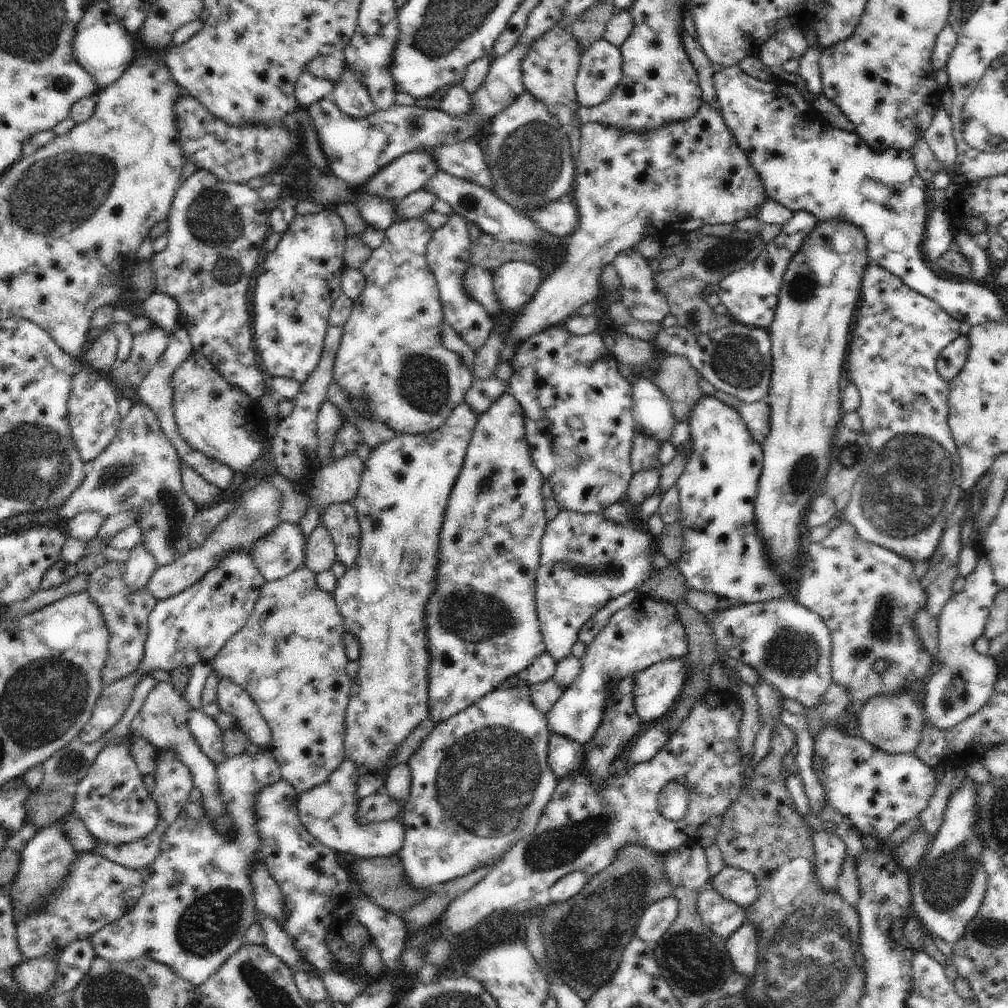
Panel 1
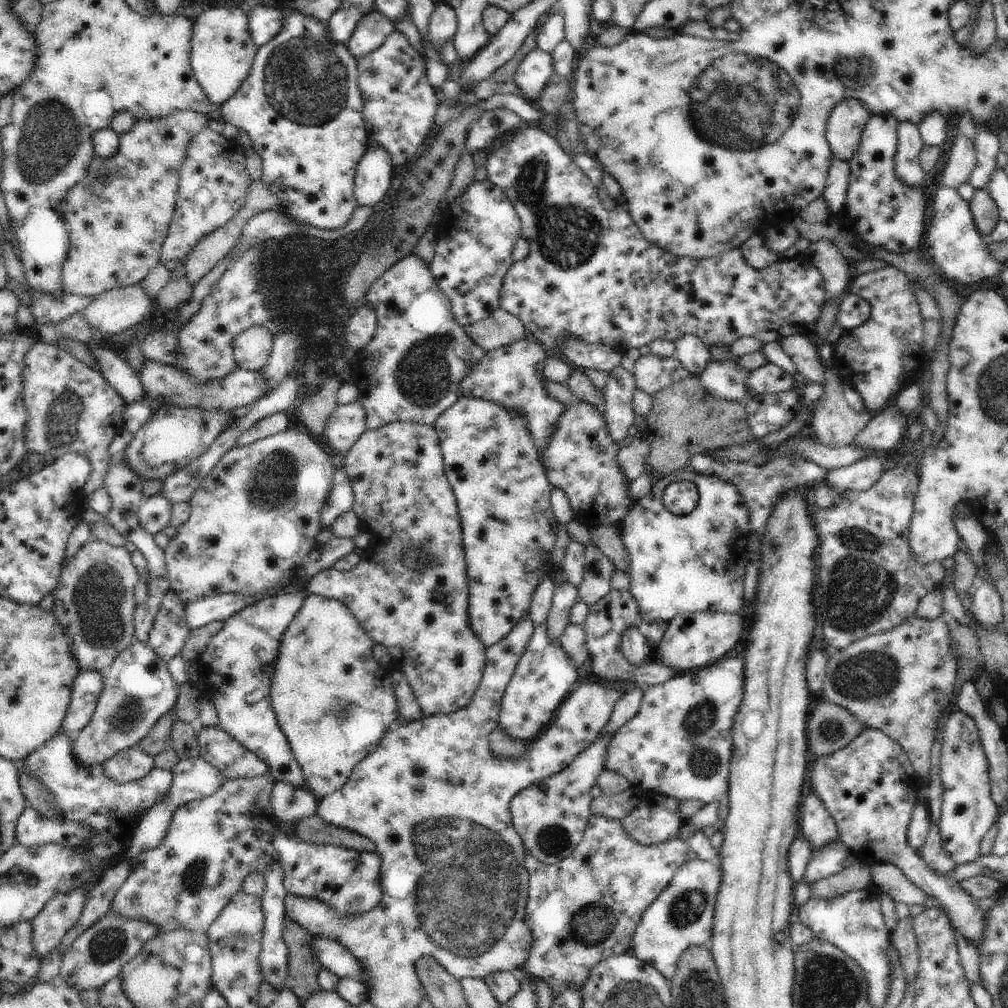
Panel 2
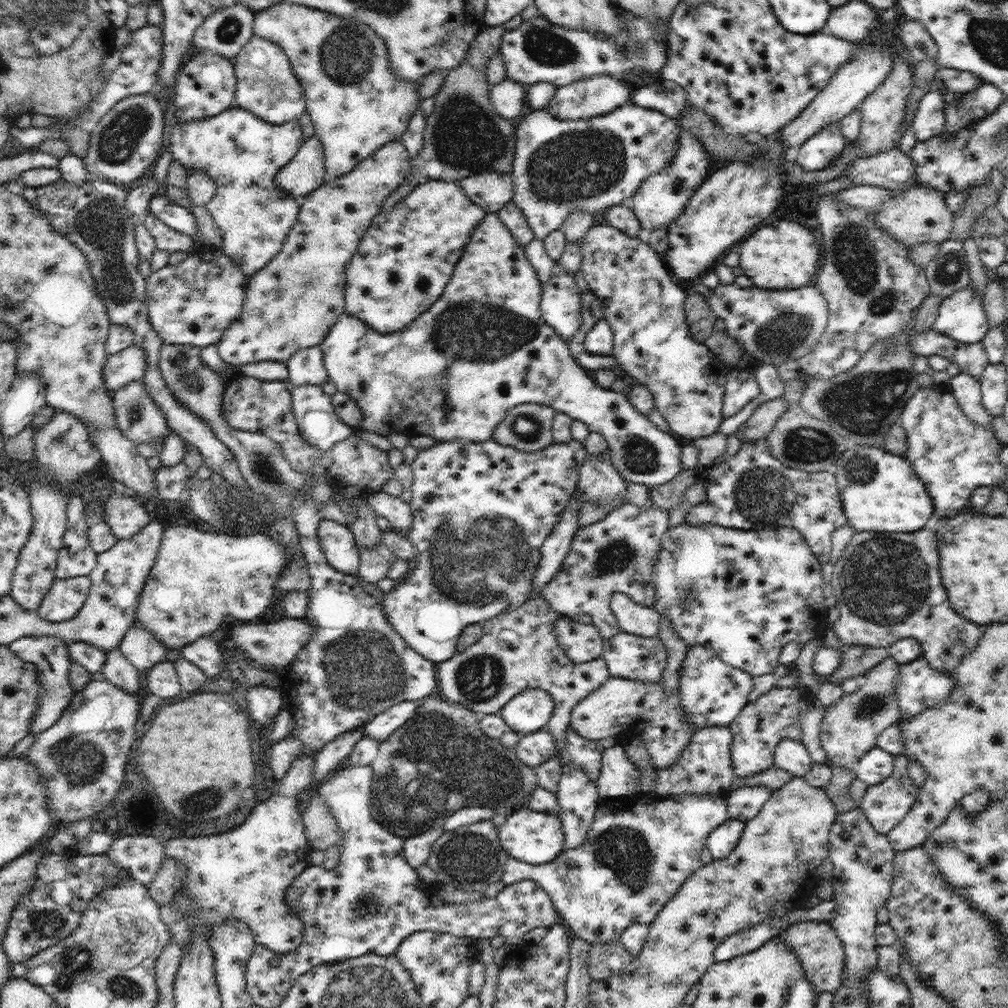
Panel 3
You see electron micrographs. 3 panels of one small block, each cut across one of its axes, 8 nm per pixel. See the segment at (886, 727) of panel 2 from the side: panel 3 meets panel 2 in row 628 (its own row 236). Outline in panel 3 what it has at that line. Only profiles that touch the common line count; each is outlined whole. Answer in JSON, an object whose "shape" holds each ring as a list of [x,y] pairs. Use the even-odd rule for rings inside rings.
{"shape":[[[920,184],[912,185],[906,192],[896,194],[894,198],[886,200],[880,210],[874,210],[875,223],[888,234],[891,234],[900,244],[906,248],[916,246],[924,242],[941,242],[949,239],[953,229],[953,212],[946,208],[944,194],[934,188]]]}

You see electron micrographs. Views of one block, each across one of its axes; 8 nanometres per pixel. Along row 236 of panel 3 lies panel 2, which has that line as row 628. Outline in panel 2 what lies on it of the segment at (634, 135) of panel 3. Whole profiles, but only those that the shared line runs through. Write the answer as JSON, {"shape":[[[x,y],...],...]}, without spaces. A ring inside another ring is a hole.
{"shape":[[[546,625],[537,626],[501,700],[498,722],[502,732],[511,739],[525,743],[534,741],[553,720],[557,708],[570,694],[570,686],[577,678],[576,670],[567,654],[561,650],[559,642],[554,643],[549,638]]]}

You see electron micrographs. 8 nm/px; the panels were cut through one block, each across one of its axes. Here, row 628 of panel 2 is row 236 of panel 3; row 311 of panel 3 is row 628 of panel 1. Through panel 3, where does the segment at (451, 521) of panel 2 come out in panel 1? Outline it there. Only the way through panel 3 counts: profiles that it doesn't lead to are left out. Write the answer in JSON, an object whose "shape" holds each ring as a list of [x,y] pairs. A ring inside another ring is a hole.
{"shape":[[[466,402],[458,404],[454,408],[454,412],[450,414],[450,418],[434,432],[426,432],[426,434],[403,434],[394,440],[386,439],[380,448],[376,446],[374,450],[370,451],[368,460],[364,462],[364,472],[362,472],[362,478],[360,478],[360,488],[358,488],[358,494],[356,498],[352,500],[354,508],[358,514],[358,520],[361,526],[360,548],[358,551],[358,558],[356,562],[345,570],[344,575],[337,580],[336,590],[333,592],[336,606],[344,619],[345,630],[348,630],[356,640],[359,642],[361,648],[361,655],[359,658],[360,668],[356,678],[351,680],[351,692],[346,708],[346,736],[344,738],[344,748],[346,749],[346,756],[352,760],[358,768],[361,768],[364,773],[374,774],[378,778],[385,780],[385,777],[390,772],[392,766],[388,766],[388,760],[392,760],[402,742],[408,738],[408,735],[420,724],[423,720],[429,717],[430,710],[428,710],[428,666],[430,666],[430,654],[428,654],[428,638],[426,638],[426,628],[424,628],[424,612],[426,612],[426,602],[430,598],[430,594],[436,590],[436,568],[438,568],[438,542],[440,542],[440,528],[442,528],[442,522],[444,522],[444,514],[451,495],[451,490],[456,479],[464,466],[464,458],[466,458],[466,451],[470,446],[470,440],[472,440],[472,433],[474,427],[478,422],[478,417],[474,412],[470,410],[470,406]]]}

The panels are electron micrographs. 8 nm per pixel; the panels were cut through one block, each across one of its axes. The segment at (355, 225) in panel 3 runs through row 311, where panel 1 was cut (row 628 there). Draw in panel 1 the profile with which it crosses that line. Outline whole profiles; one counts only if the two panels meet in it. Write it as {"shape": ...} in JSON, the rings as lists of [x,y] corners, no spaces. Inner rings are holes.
{"shape":[[[305,564],[298,567],[294,572],[280,580],[267,582],[260,590],[260,596],[256,602],[256,606],[250,615],[250,618],[234,636],[230,636],[230,640],[220,648],[220,652],[214,656],[211,661],[213,671],[220,678],[230,678],[234,684],[238,684],[258,705],[262,716],[266,719],[272,733],[270,742],[270,751],[272,756],[278,762],[281,772],[281,778],[290,783],[296,792],[302,794],[324,784],[328,780],[330,774],[340,766],[340,763],[347,758],[346,749],[344,748],[344,738],[346,736],[346,708],[348,706],[351,692],[351,678],[347,673],[347,666],[351,661],[346,654],[346,646],[344,646],[344,619],[336,606],[333,594],[326,594],[324,590],[318,588],[316,584],[316,576]]]}

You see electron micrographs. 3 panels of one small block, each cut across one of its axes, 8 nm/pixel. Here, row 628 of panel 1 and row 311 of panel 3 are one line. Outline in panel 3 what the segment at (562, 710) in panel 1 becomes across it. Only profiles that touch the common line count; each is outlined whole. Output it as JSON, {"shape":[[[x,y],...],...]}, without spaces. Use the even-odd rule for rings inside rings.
{"shape":[[[610,224],[592,225],[587,230],[587,233],[581,240],[581,255],[581,270],[582,273],[584,273],[584,280],[586,280],[589,290],[593,290],[593,293],[598,296],[598,300],[600,300],[602,318],[610,323],[613,332],[613,351],[611,355],[618,361],[619,366],[624,369],[626,374],[636,378],[640,384],[643,384],[651,392],[651,395],[654,397],[655,408],[660,412],[660,415],[664,417],[664,420],[668,423],[672,433],[675,432],[679,436],[697,439],[710,436],[713,432],[718,431],[718,427],[724,417],[722,408],[725,384],[728,373],[731,371],[732,367],[727,363],[722,364],[722,361],[705,345],[705,343],[694,340],[694,337],[690,334],[687,318],[685,317],[687,287],[678,286],[672,281],[672,276],[668,274],[665,260],[660,254],[652,249],[644,237],[630,238],[629,236],[622,234],[620,229]]]}

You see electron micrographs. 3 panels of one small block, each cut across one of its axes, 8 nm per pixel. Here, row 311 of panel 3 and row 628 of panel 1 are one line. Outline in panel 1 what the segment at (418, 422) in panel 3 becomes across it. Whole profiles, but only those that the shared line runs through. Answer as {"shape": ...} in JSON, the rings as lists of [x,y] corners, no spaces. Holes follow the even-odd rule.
{"shape":[[[508,391],[492,406],[478,417],[478,422],[472,433],[470,446],[466,451],[464,458],[464,466],[460,470],[460,474],[456,479],[447,502],[444,514],[444,522],[440,528],[440,546],[438,546],[438,568],[436,568],[436,590],[430,594],[428,602],[426,602],[426,616],[424,616],[424,628],[426,628],[426,638],[428,638],[428,654],[430,654],[430,666],[428,666],[428,710],[429,717],[434,722],[441,723],[447,721],[451,716],[462,712],[471,704],[478,702],[483,696],[489,692],[502,687],[506,680],[510,680],[512,676],[518,676],[520,672],[527,671],[534,660],[544,654],[546,645],[538,618],[538,606],[536,604],[536,573],[539,567],[541,555],[541,540],[546,532],[547,520],[542,497],[542,486],[544,484],[544,476],[534,462],[530,454],[530,448],[526,440],[524,413],[518,400],[514,398]]]}

